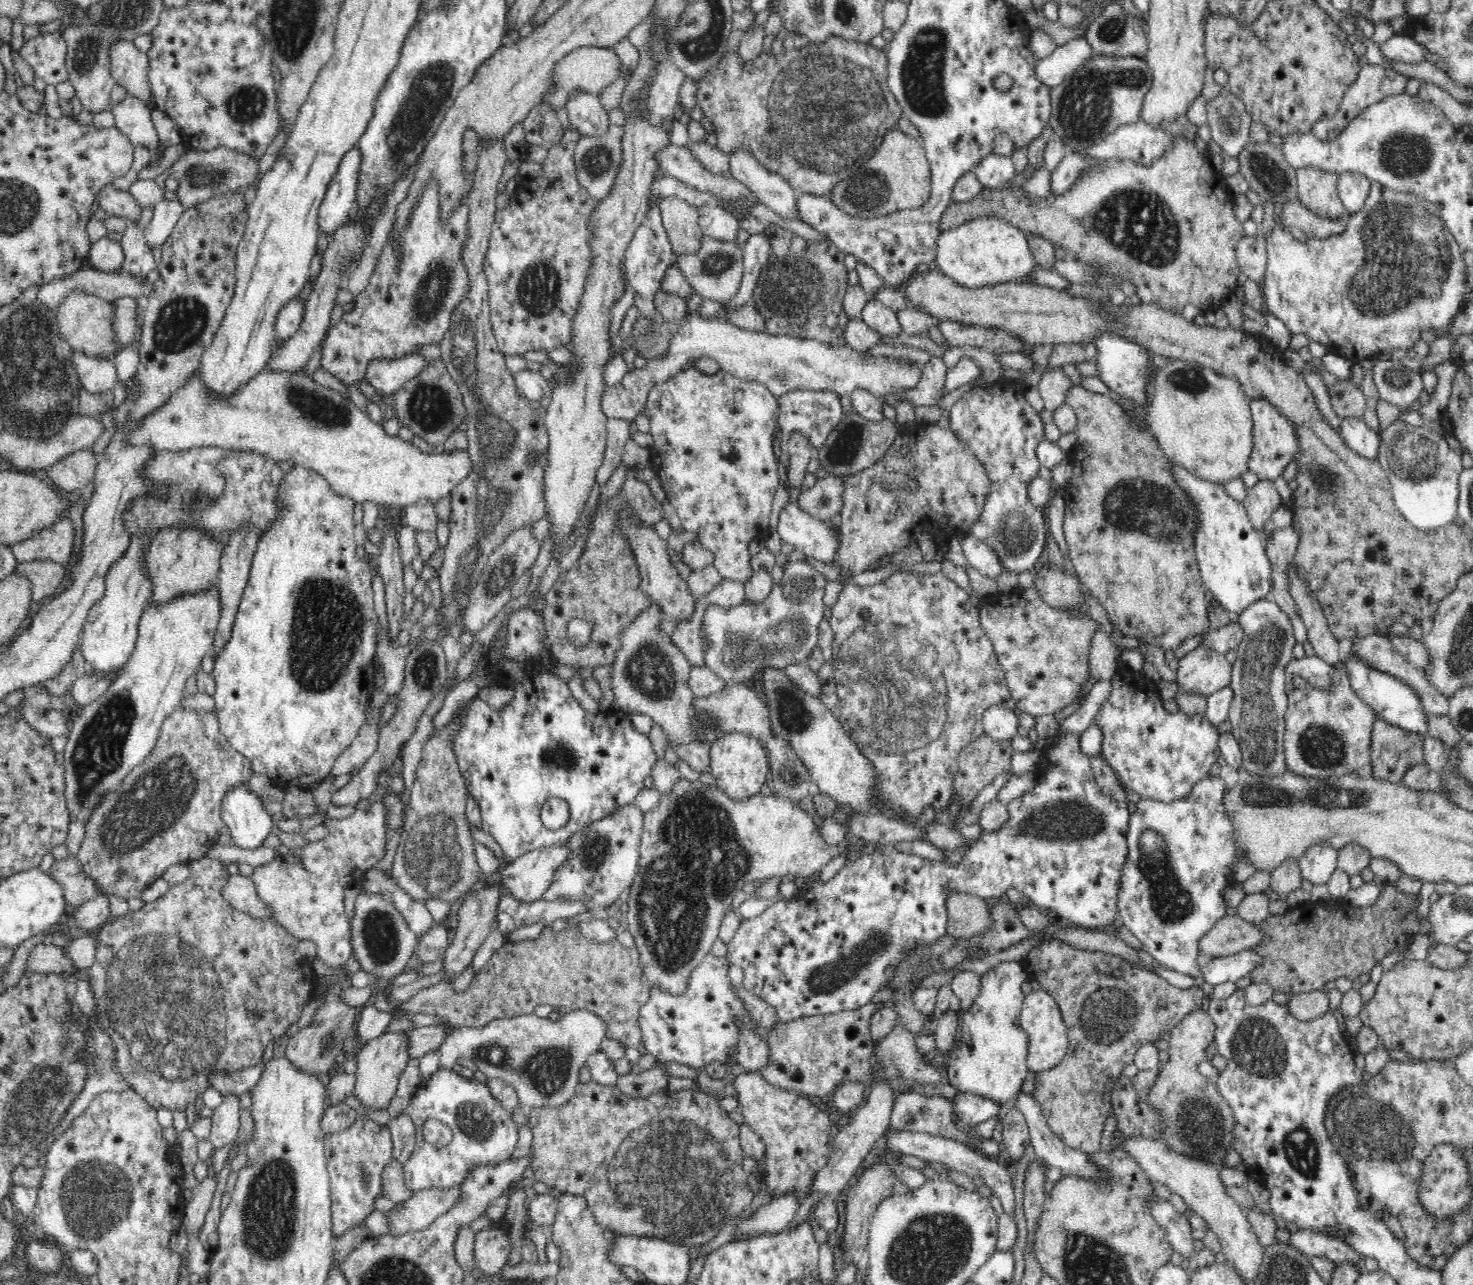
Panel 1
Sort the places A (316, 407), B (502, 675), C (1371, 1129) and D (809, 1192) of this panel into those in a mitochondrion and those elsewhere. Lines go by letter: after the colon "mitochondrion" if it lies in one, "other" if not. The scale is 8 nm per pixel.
A: mitochondrion
B: other
C: mitochondrion
D: other

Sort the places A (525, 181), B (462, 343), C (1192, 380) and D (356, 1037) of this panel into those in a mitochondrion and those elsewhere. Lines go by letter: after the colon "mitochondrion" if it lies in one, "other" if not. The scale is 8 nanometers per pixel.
A: other
B: mitochondrion
C: mitochondrion
D: other

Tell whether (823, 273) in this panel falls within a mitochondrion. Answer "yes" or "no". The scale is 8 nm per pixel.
yes

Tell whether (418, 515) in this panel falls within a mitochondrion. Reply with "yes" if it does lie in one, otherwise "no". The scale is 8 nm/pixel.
no

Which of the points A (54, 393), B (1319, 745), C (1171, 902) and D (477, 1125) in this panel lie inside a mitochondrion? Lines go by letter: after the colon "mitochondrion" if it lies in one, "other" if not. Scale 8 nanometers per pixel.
A: mitochondrion
B: mitochondrion
C: mitochondrion
D: mitochondrion

